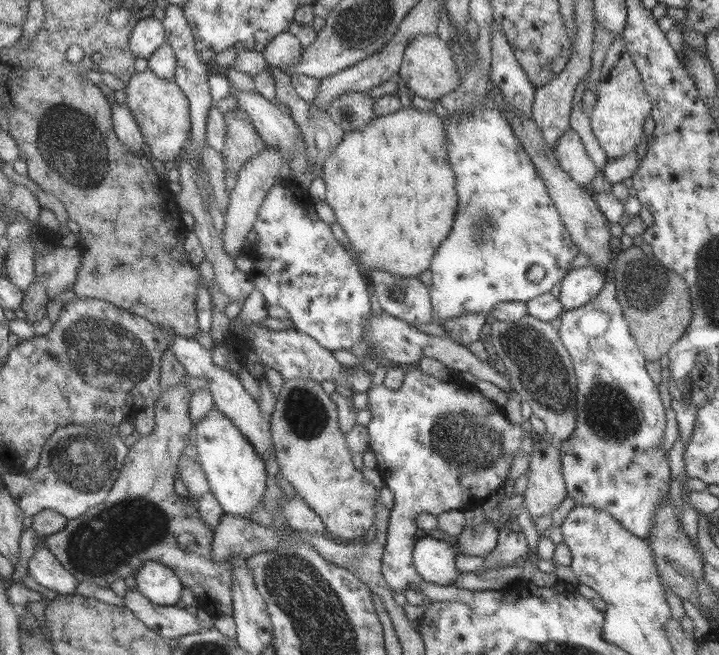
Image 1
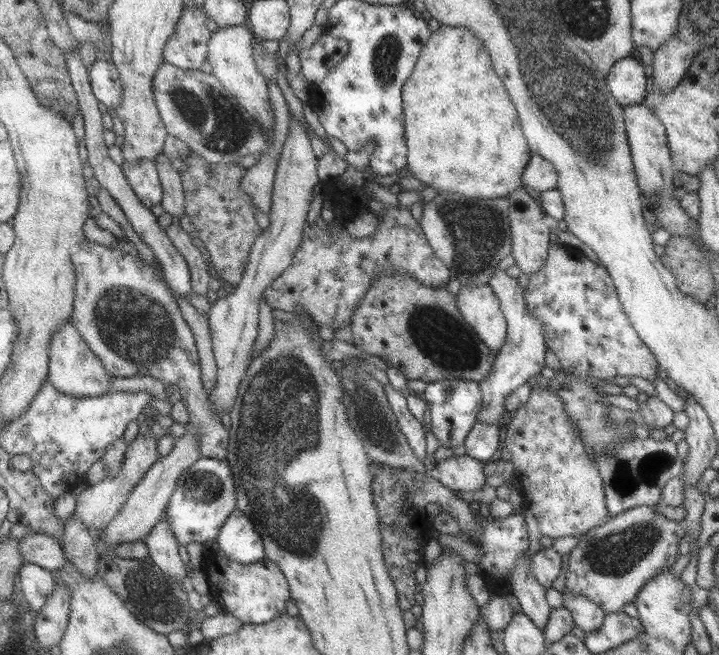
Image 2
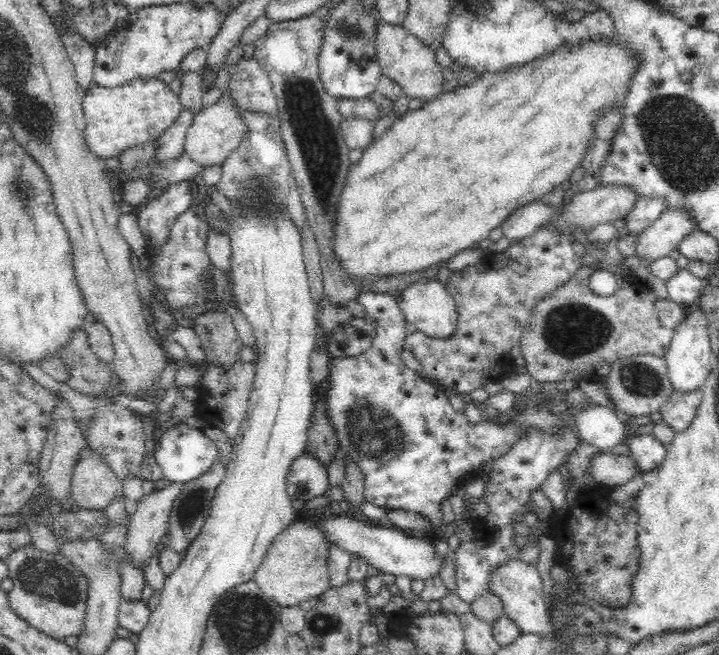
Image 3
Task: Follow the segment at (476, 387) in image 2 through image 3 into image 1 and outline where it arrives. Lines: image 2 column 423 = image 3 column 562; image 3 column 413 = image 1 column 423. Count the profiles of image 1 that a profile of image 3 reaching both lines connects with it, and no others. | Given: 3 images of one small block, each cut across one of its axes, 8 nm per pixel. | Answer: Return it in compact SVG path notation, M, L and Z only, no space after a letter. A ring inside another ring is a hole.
M410 366L407 369L402 386L398 387L396 390L392 390L388 389L388 387L384 386L383 384L374 385L368 391L368 398L369 405L367 409L372 412L372 420L367 426L368 434L370 434L370 449L372 452L374 452L376 459L378 459L376 470L379 471L383 479L383 483L395 497L395 506L389 514L389 526L384 533L382 549L384 551L384 554L382 554L382 574L384 578L386 578L388 586L390 586L390 588L394 590L394 594L396 594L398 592L403 593L406 589L408 589L408 584L418 584L422 593L430 602L464 602L465 604L468 604L468 606L470 606L478 615L490 616L495 614L496 610L500 607L504 588L479 591L464 590L464 588L458 588L455 584L440 586L434 583L428 583L420 576L420 574L418 574L418 571L413 563L413 550L420 535L420 532L415 524L415 519L416 515L420 514L420 512L428 512L429 514L438 516L442 514L442 512L447 512L448 510L460 510L464 512L465 510L473 510L477 507L482 507L487 499L489 499L493 493L496 493L502 487L502 482L506 482L507 477L510 475L512 464L514 464L516 454L526 452L526 454L530 455L530 452L532 452L533 437L530 437L530 435L526 433L522 427L520 427L520 425L510 423L510 421L508 421L508 417L506 417L503 407L496 404L496 402L492 401L492 399L486 398L486 396L484 396L478 390L478 388L476 388L475 384L470 384L459 378L459 373L457 373L457 378L455 378L455 380L438 379L438 377L432 377L432 375L424 373L419 366Z

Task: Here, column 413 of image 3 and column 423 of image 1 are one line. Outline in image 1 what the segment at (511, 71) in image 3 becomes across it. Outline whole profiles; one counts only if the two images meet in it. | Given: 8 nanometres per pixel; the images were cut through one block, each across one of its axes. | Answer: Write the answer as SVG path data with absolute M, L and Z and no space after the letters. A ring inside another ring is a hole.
M403 107L393 114L376 117L362 129L345 132L342 141L322 166L322 178L327 186L325 202L334 210L335 218L340 224L350 241L352 252L356 262L367 274L369 271L386 271L394 276L410 278L418 277L422 272L430 269L431 261L436 254L437 248L441 242L450 234L453 227L456 209L459 203L456 186L456 174L448 158L448 144L446 144L446 134L442 118L437 116L434 111L424 112L416 107Z

